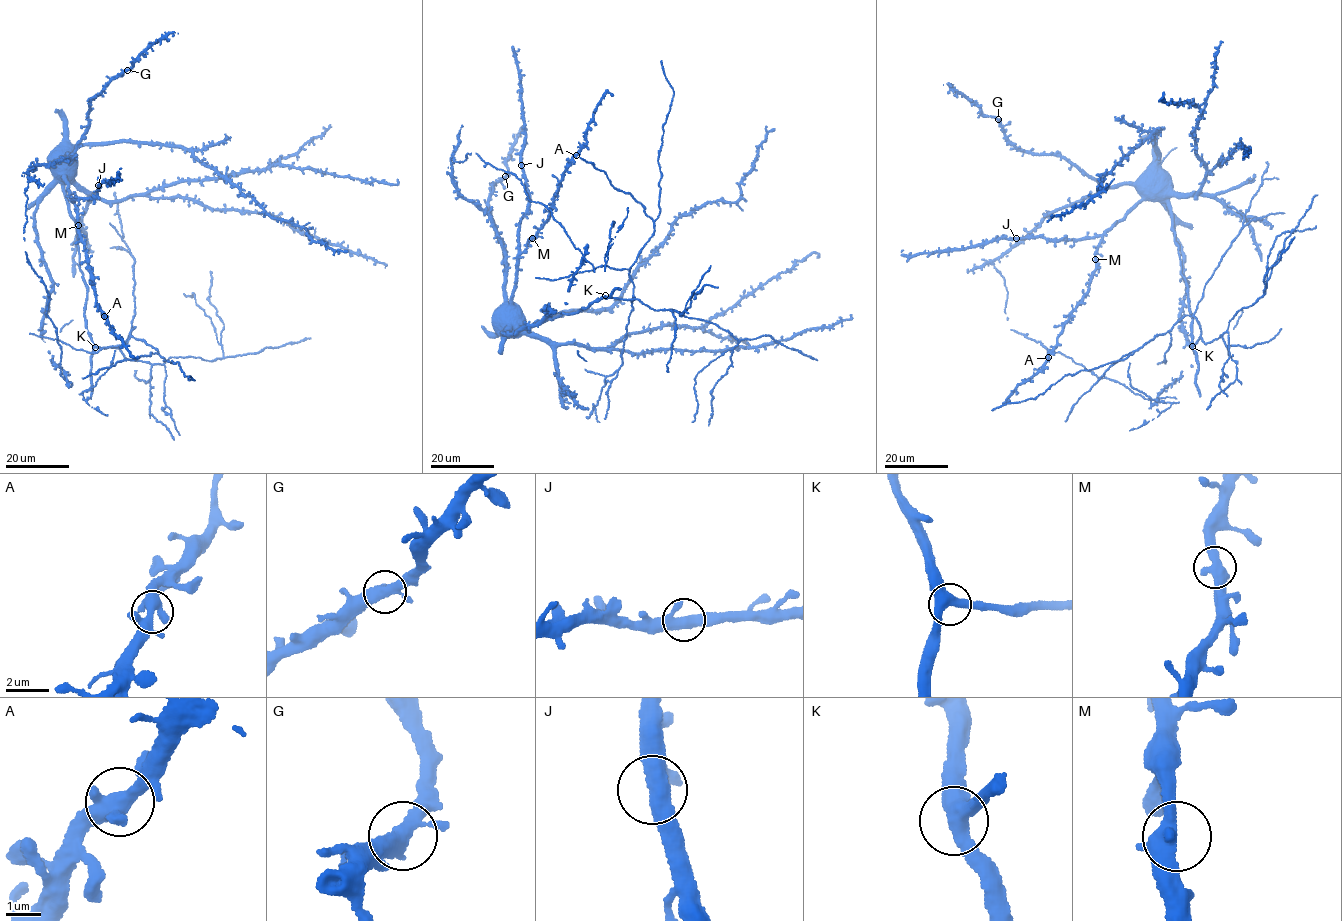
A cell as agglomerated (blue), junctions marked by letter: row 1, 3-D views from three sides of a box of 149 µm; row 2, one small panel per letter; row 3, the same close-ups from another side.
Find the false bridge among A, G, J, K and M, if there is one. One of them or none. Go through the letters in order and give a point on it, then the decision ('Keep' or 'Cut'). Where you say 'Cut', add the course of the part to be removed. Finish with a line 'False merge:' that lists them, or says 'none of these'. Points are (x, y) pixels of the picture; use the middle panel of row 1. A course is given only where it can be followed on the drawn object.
A: Place: (576, 155). Keep
G: Place: (505, 176). Keep
J: Place: (521, 165). Keep
K: Place: (605, 295). Keep
M: Place: (532, 238). Keep
False merge: none of these

